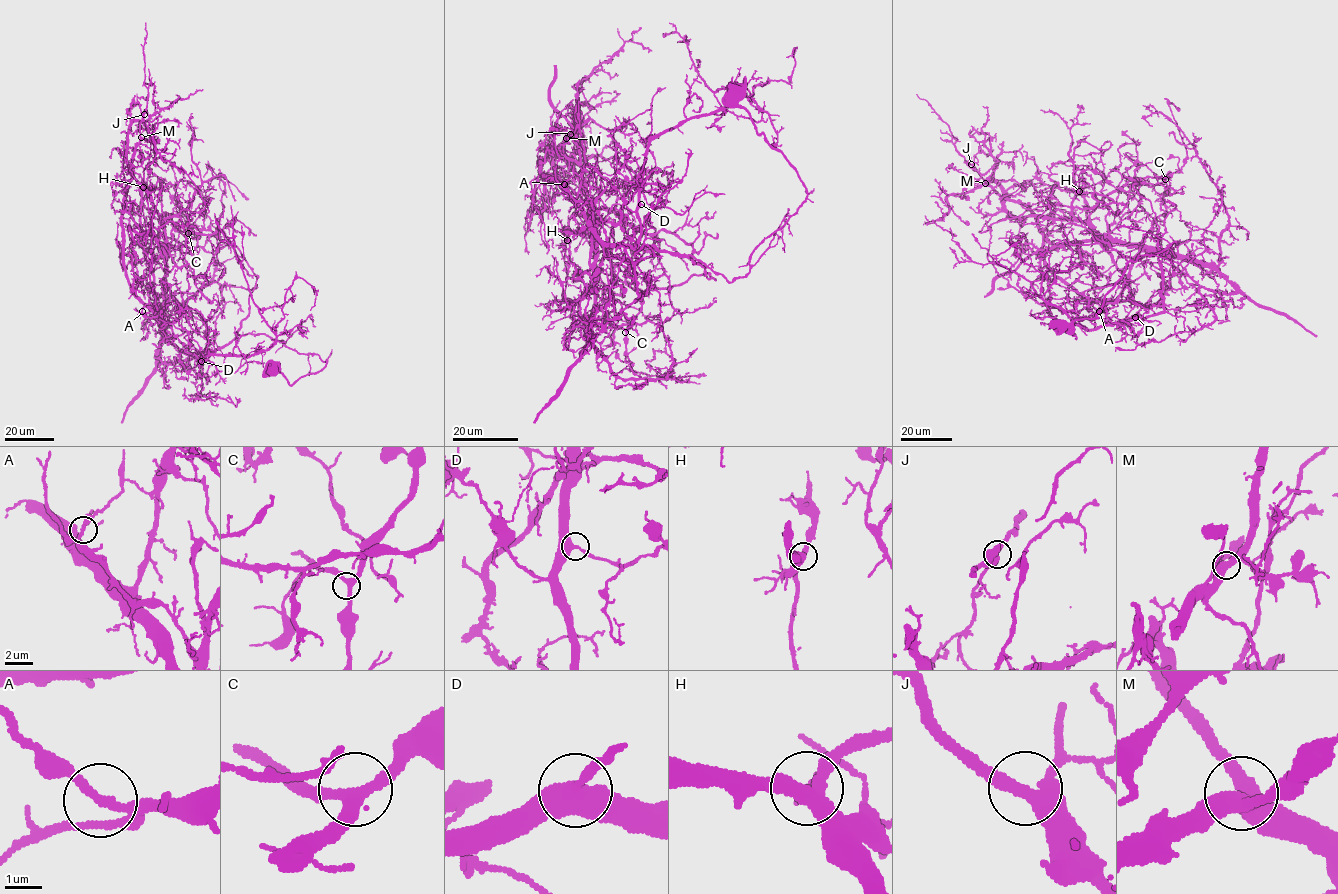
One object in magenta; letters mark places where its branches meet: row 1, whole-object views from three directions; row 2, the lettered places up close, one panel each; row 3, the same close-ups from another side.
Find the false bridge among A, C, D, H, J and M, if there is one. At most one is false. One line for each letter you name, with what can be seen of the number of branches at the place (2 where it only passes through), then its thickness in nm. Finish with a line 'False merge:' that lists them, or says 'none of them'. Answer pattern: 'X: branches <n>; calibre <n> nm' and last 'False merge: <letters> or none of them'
A: branches 3; calibre 180 nm
False merge: A

